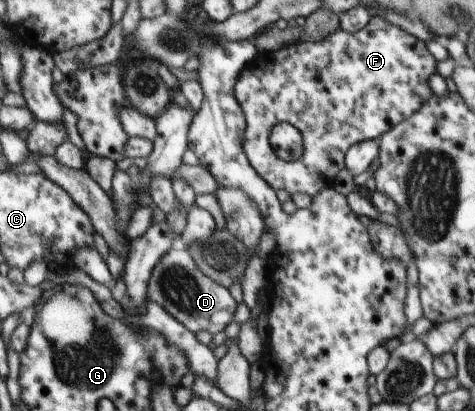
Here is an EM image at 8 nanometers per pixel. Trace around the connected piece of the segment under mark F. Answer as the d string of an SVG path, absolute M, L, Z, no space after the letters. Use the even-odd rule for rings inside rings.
M373 16L373 18L365 25L360 31L356 33L348 33L342 29L335 31L334 33L324 36L321 41L317 42L304 42L296 41L295 43L288 43L281 49L275 51L266 51L258 53L255 58L240 72L237 77L236 83L234 84L233 90L236 101L240 104L243 109L244 117L247 123L245 131L245 138L243 143L244 151L246 152L247 158L250 160L252 167L255 172L264 178L274 191L278 189L286 189L291 195L293 193L306 193L312 198L320 193L320 190L324 188L330 188L333 185L334 178L338 175L338 172L345 167L345 155L348 149L354 144L366 141L376 140L383 133L386 133L392 126L398 125L405 119L408 119L416 110L420 109L421 105L433 94L431 87L429 86L429 79L436 72L437 60L432 53L428 50L425 41L410 35L405 32L402 28L392 25L388 20L381 18L380 16ZM282 121L291 123L303 137L303 154L300 158L288 162L278 157L273 149L270 148L268 142L268 135L270 135L271 129Z

